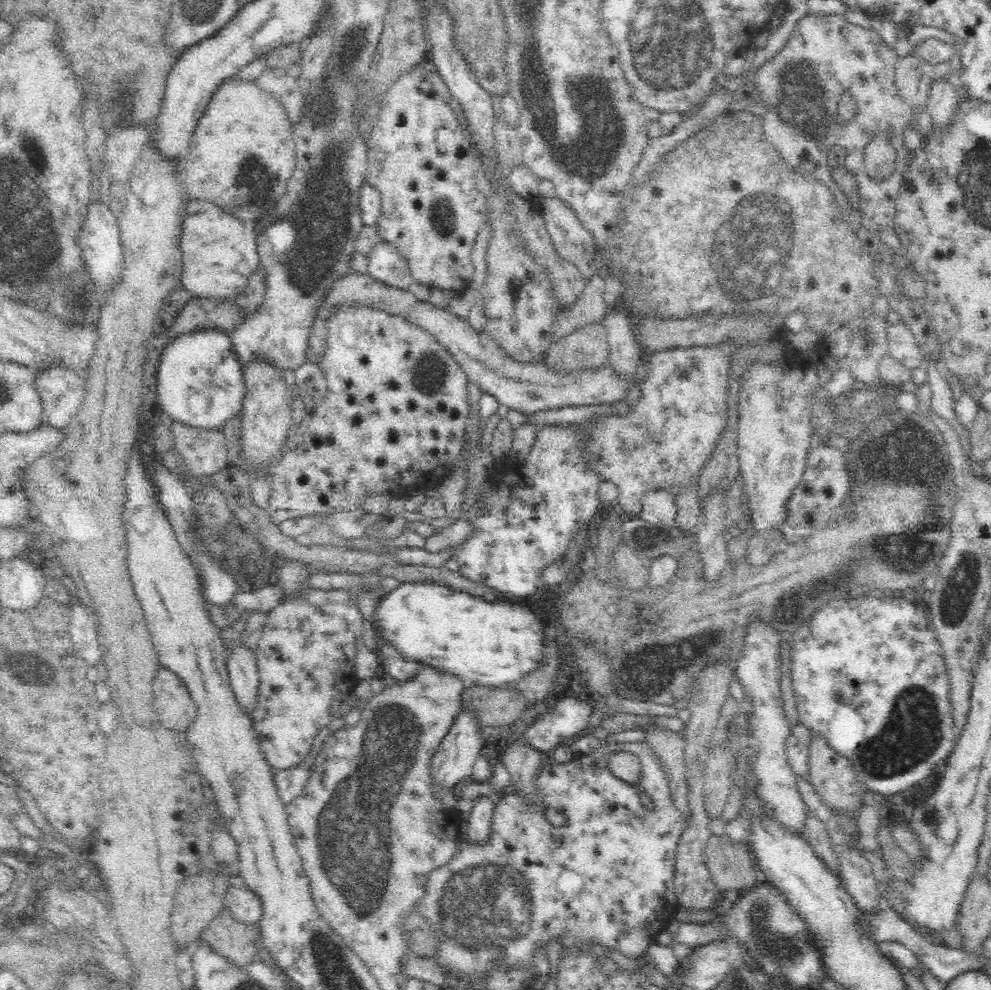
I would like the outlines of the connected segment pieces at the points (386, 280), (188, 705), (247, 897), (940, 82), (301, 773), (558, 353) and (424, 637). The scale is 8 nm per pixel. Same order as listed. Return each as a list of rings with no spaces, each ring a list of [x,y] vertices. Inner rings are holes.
[[[381,242],[366,257],[367,272],[380,283],[389,287],[406,289],[413,282],[408,266],[390,246]]]
[[[161,667],[157,676],[156,690],[162,692],[162,706],[158,702],[162,722],[166,722],[166,728],[170,730],[187,732],[198,716],[196,702],[173,670]]]
[[[240,875],[231,878],[227,894],[225,906],[228,914],[244,922],[258,924],[263,915],[261,896]]]
[[[932,78],[925,110],[932,115],[933,122],[950,123],[957,103],[958,88],[950,84],[947,78]]]
[[[306,759],[289,769],[274,772],[275,781],[284,804],[290,804],[306,788],[313,769],[306,764]]]
[[[601,322],[588,324],[565,338],[560,338],[548,350],[545,363],[551,369],[598,367],[608,360],[609,345]]]
[[[442,575],[429,581],[404,581],[379,600],[376,628],[408,658],[442,666],[484,684],[506,684],[546,664],[544,622],[528,606],[486,602],[460,592],[461,586]]]

